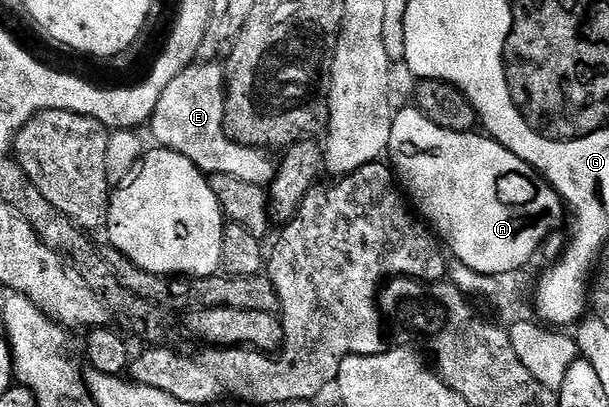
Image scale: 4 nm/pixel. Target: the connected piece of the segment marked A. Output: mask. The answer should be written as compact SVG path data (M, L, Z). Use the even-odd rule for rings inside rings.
M408 105L408 107L399 108L395 114L392 123L392 132L389 135L389 147L387 149L387 156L394 170L403 190L407 193L411 204L415 210L419 212L421 218L433 229L433 232L443 241L451 256L470 269L484 275L496 275L498 273L515 274L516 270L528 264L538 247L547 242L547 239L558 229L556 228L566 217L566 208L559 199L559 195L537 172L530 164L524 163L519 156L514 155L507 148L504 148L494 138L484 133L456 133L445 131L442 127L437 127L432 123L422 112L415 106Z

